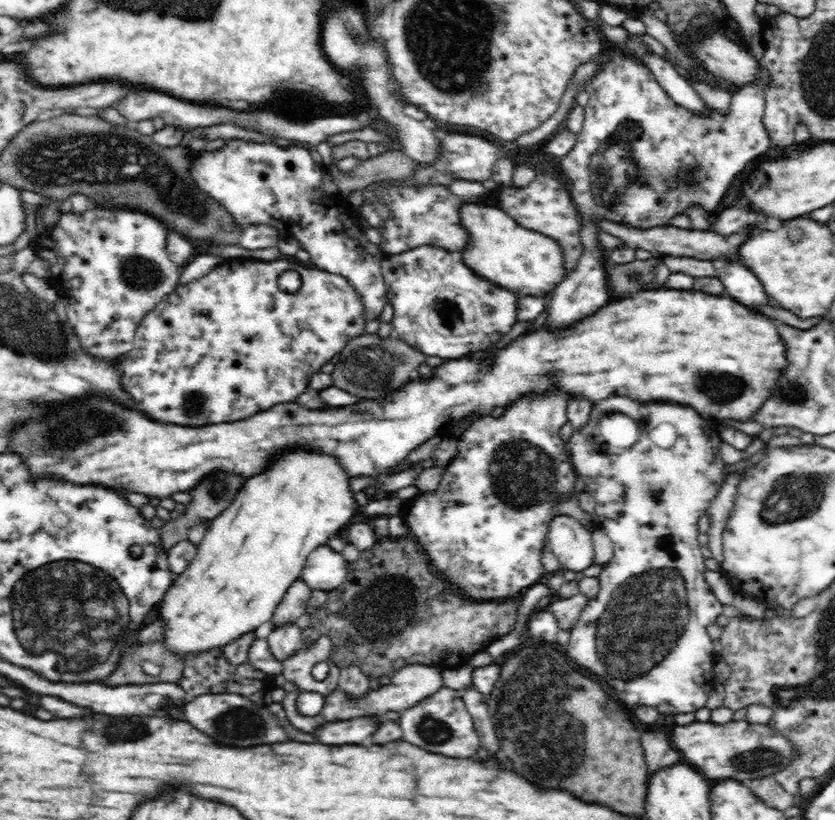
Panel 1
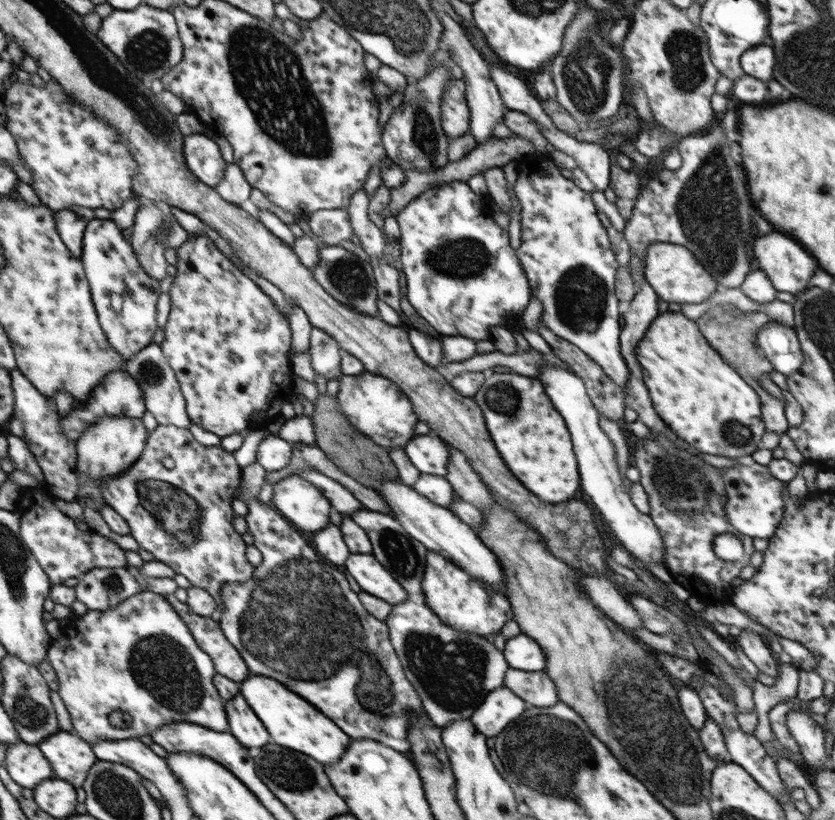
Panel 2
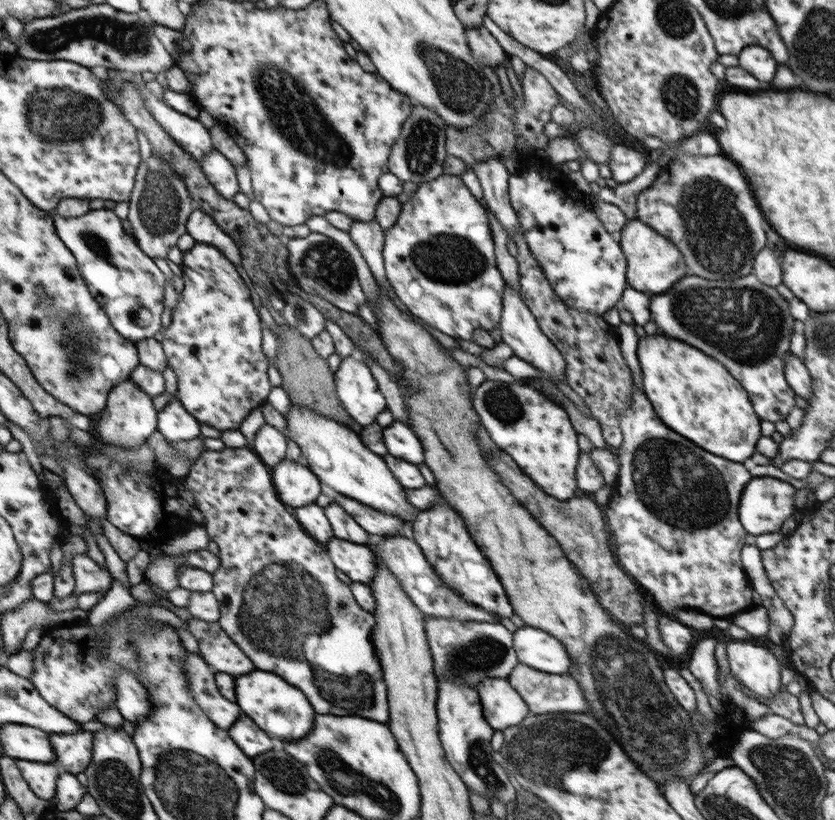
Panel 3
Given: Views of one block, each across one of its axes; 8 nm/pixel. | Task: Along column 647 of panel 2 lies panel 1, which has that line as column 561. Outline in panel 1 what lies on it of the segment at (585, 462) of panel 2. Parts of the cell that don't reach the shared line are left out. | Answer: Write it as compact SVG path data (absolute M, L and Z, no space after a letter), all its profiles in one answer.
M556 515L549 522L547 540L563 570L580 572L593 564L591 531L574 517Z

